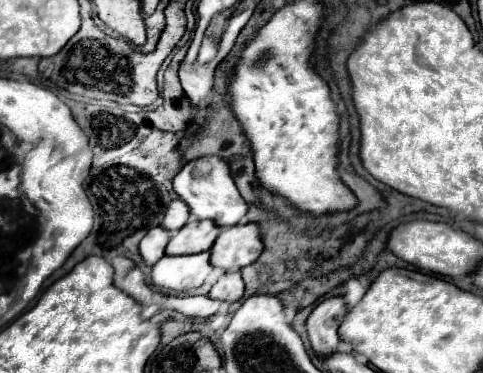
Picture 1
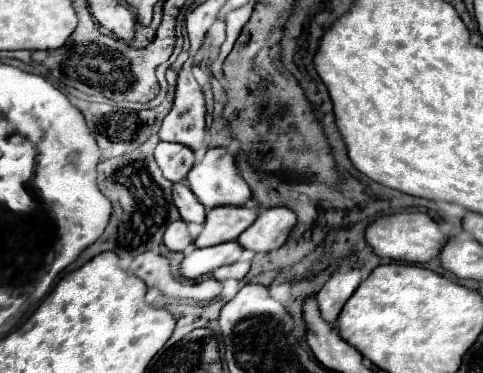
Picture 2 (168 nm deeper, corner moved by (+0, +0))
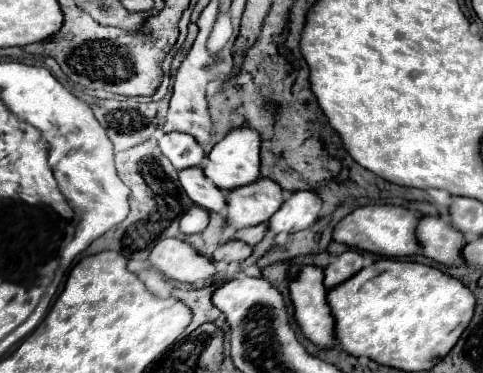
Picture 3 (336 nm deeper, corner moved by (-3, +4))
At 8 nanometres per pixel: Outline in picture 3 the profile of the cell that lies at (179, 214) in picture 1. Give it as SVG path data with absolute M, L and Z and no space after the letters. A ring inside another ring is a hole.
M190 167L182 169L178 173L180 185L184 193L192 199L196 207L202 207L212 213L226 213L226 197L220 189L216 189L202 173L202 167Z

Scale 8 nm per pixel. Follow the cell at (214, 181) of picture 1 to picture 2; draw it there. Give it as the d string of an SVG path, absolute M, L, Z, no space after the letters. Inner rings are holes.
M225 147L207 149L205 157L193 165L185 183L189 183L189 189L197 195L197 199L201 199L201 203L205 203L207 209L221 207L225 203L245 203L245 205L251 203L251 189L239 173L235 155L231 151L227 151Z

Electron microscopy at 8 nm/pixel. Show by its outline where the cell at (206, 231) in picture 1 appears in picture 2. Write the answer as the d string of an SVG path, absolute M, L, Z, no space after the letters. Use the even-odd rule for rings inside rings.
M223 205L213 207L207 211L207 221L203 231L193 241L195 247L209 247L237 239L249 223L253 223L259 215L257 207L237 207L237 205Z

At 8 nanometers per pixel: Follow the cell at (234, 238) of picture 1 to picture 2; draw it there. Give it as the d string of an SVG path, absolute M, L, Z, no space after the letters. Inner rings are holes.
M289 207L265 209L257 217L257 221L237 237L237 241L241 243L241 247L251 249L255 253L273 251L285 243L295 223L297 223L297 213Z

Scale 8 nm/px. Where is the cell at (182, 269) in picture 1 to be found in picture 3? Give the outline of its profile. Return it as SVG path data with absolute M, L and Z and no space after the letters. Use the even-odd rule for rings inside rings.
M260 223L260 225L254 225L254 227L246 227L246 229L240 229L232 235L232 239L240 239L244 243L248 243L250 247L254 247L256 243L262 241L262 237L266 235L268 231L268 225L266 223Z

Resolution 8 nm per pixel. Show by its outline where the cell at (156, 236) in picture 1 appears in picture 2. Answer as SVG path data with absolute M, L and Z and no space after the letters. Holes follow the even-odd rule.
M173 221L165 235L163 235L163 243L171 249L171 251L185 251L191 245L191 235L187 231L187 223L185 221Z

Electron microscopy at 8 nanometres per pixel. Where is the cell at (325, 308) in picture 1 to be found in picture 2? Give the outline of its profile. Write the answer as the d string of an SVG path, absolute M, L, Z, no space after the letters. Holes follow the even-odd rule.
M349 269L345 273L335 271L329 277L329 281L317 293L319 309L321 309L321 315L327 323L335 325L335 319L337 319L341 307L353 295L353 291L359 287L359 283L361 283L361 271L359 269Z

